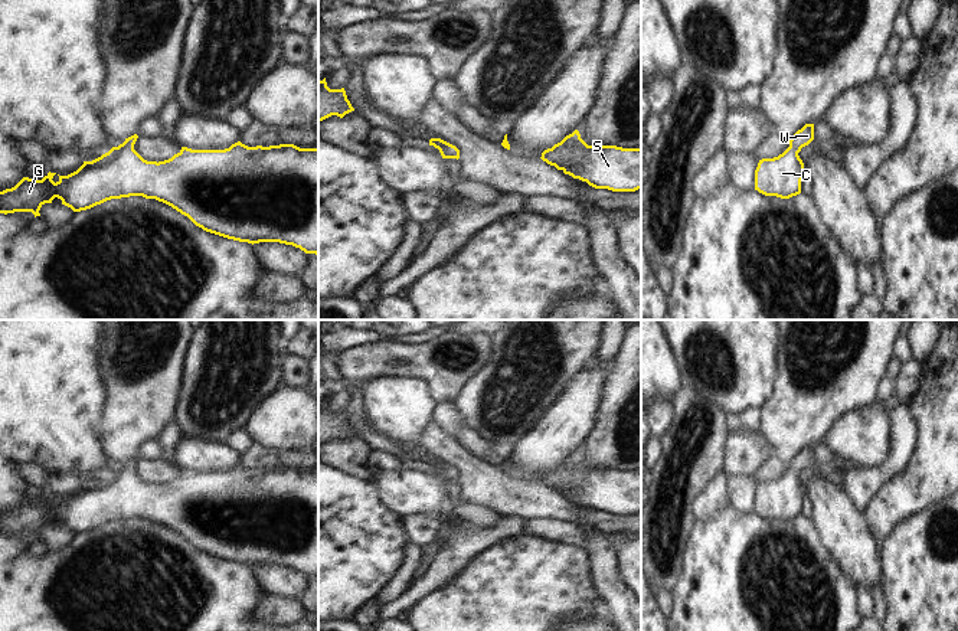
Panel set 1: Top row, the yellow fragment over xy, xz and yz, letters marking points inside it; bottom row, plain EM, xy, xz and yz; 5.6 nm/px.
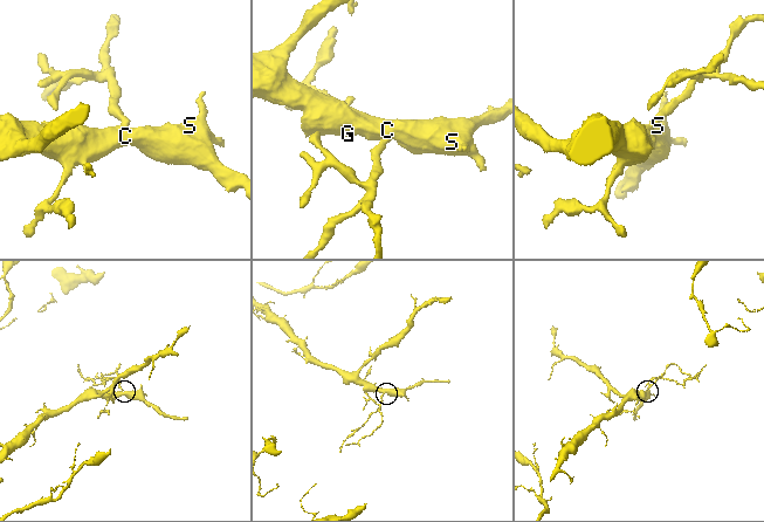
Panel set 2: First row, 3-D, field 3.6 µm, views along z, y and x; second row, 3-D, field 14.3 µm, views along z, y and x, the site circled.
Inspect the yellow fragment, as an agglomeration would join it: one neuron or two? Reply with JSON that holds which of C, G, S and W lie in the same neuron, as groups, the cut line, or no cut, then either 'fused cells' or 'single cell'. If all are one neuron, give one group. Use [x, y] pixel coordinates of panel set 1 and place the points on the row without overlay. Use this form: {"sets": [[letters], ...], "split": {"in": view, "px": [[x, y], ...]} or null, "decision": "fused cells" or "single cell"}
{"sets": [["C", "G", "S", "W"]], "split": null, "decision": "single cell"}

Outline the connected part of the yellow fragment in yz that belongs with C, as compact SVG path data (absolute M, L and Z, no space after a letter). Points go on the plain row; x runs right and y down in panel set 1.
M805 447L789 462L789 470L774 481L762 481L755 493L755 513L789 522L801 516L804 485L798 475L814 462L814 447Z

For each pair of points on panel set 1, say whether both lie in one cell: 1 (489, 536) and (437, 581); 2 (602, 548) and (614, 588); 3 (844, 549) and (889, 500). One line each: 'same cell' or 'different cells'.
1: same cell
2: same cell
3: different cells

